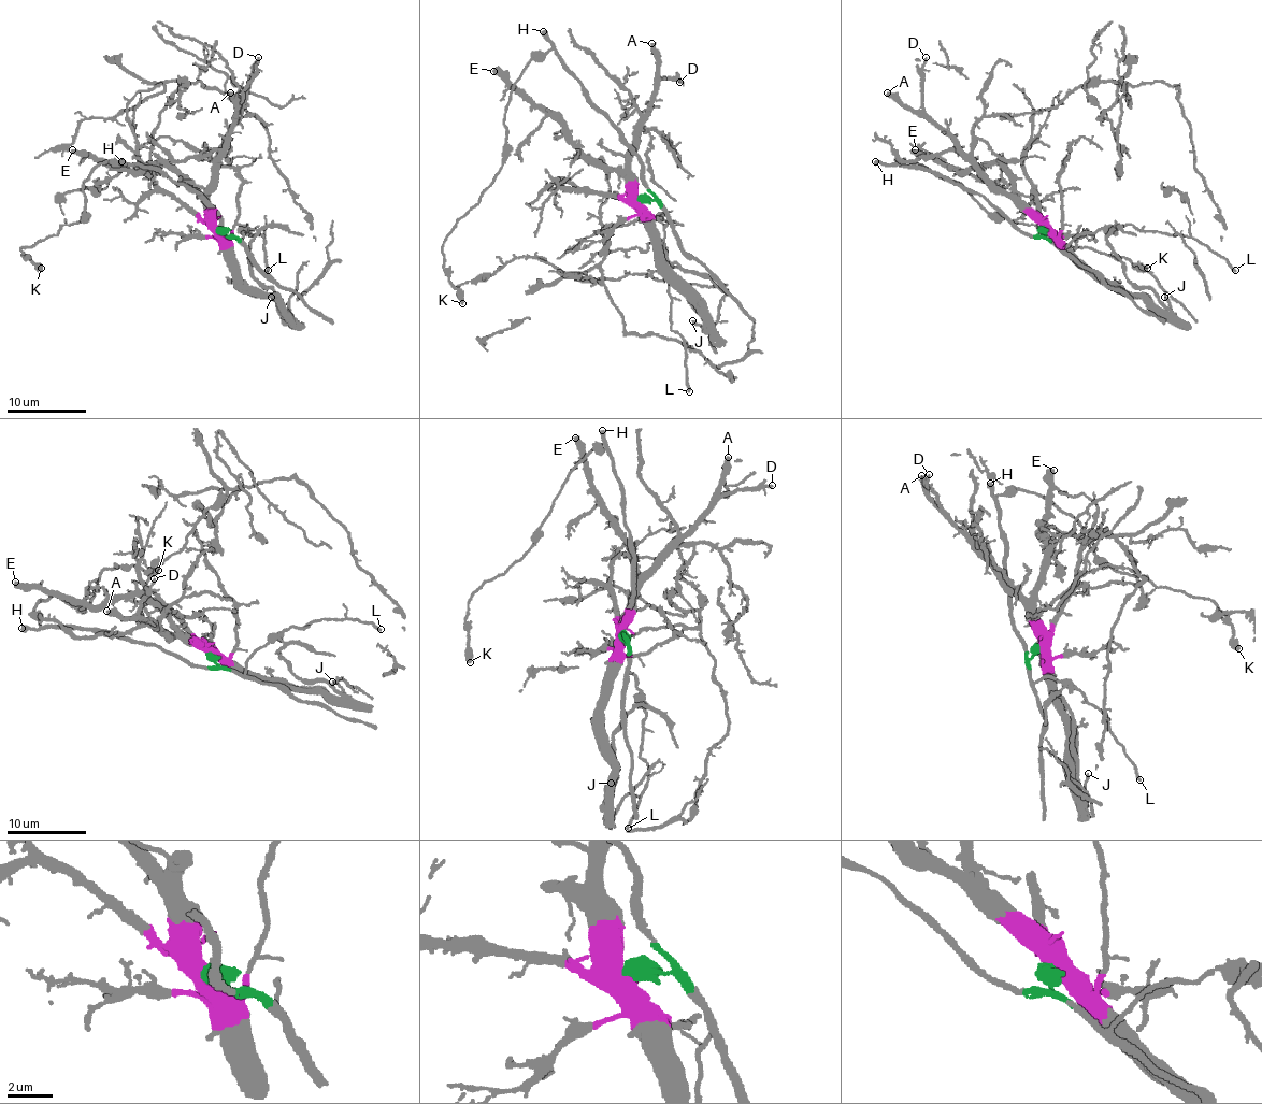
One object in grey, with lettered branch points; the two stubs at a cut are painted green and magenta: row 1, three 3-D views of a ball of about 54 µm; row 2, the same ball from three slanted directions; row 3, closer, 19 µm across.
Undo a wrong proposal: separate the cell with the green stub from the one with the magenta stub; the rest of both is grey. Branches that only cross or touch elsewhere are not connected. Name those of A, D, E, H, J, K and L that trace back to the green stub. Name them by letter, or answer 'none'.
H, K, L

